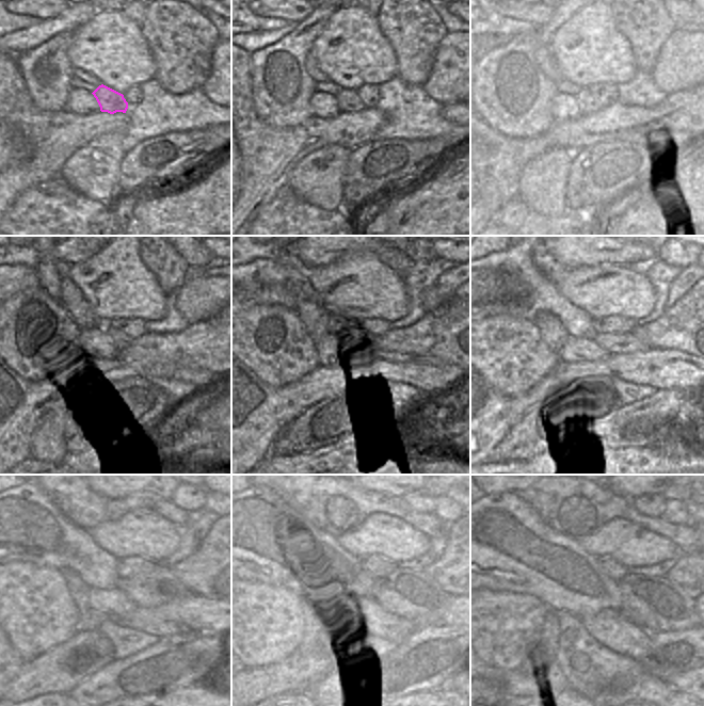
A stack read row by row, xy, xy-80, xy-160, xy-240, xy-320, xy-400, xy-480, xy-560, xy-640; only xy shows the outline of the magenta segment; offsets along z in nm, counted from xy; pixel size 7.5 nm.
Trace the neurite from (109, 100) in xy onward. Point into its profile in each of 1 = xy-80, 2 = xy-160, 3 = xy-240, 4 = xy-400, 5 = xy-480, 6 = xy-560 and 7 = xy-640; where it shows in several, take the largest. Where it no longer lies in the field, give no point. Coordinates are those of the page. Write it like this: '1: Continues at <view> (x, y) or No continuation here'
1: Continues at xy-80 (348, 100)
2: Continues at xy-160 (588, 105)
3: Continues at xy-240 (118, 339)
4: Continues at xy-400 (610, 343)
5: Continues at xy-480 (159, 587)
6: Continues at xy-560 (411, 595)
7: Continues at xy-640 (655, 604)

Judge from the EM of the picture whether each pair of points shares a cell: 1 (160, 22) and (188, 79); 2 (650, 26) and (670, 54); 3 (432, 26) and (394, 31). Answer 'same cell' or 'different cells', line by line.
1: same cell
2: different cells
3: same cell

